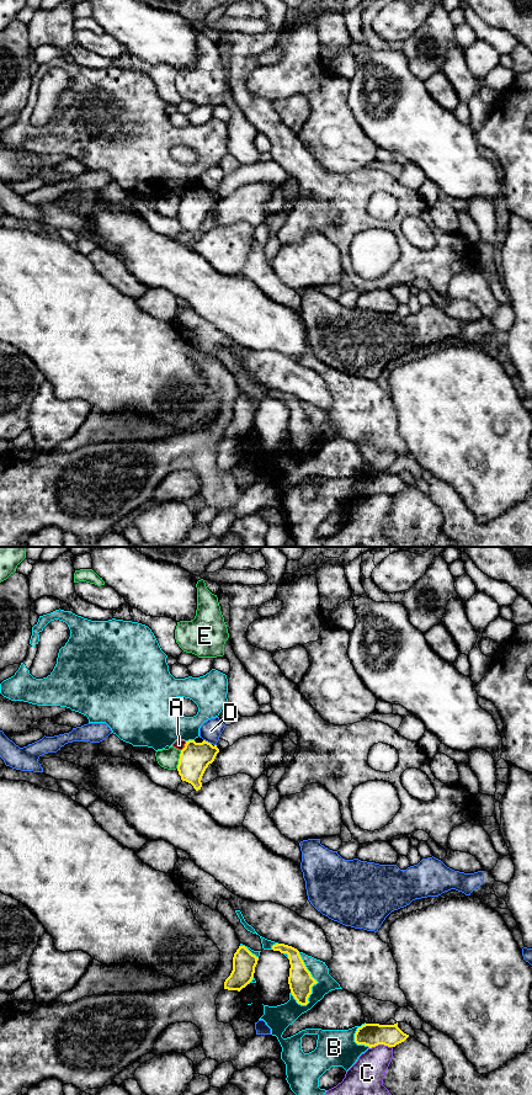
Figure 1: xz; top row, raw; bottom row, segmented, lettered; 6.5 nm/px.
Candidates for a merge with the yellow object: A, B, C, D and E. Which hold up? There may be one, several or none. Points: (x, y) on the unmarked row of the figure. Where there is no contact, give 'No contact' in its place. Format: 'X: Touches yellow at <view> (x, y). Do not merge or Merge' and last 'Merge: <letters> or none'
A: Touches yellow at xz (185, 195). Do not merge
B: Touches yellow at xz (314, 428). Do not merge
C: Touches yellow at xz (381, 492). Do not merge
D: Touches yellow at xz (207, 190). Do not merge
E: Touches yellow at xz (179, 207). Do not merge
Merge: none

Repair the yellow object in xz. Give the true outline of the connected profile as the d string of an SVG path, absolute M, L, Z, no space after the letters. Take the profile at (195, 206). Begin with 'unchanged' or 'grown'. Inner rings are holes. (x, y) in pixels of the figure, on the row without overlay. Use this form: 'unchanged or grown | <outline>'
unchanged | M188 188L185 196L181 198L177 219L182 229L186 229L193 234L196 239L201 238L201 227L219 201L217 193L203 188L202 191L196 191L195 188Z

